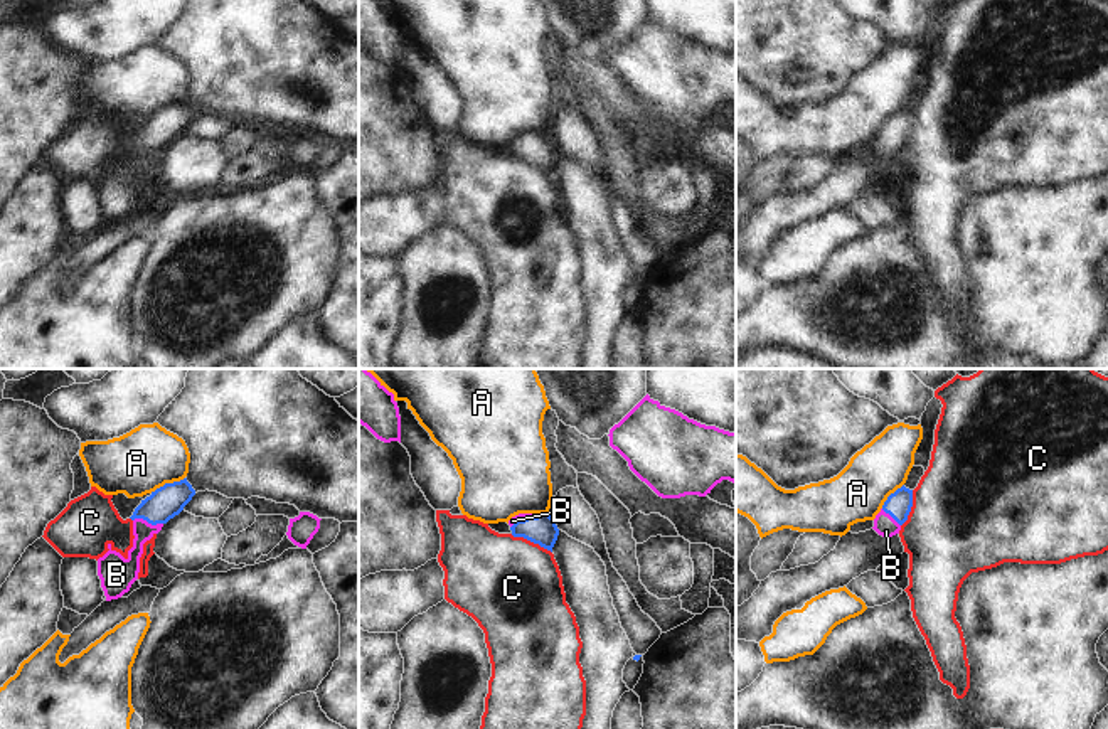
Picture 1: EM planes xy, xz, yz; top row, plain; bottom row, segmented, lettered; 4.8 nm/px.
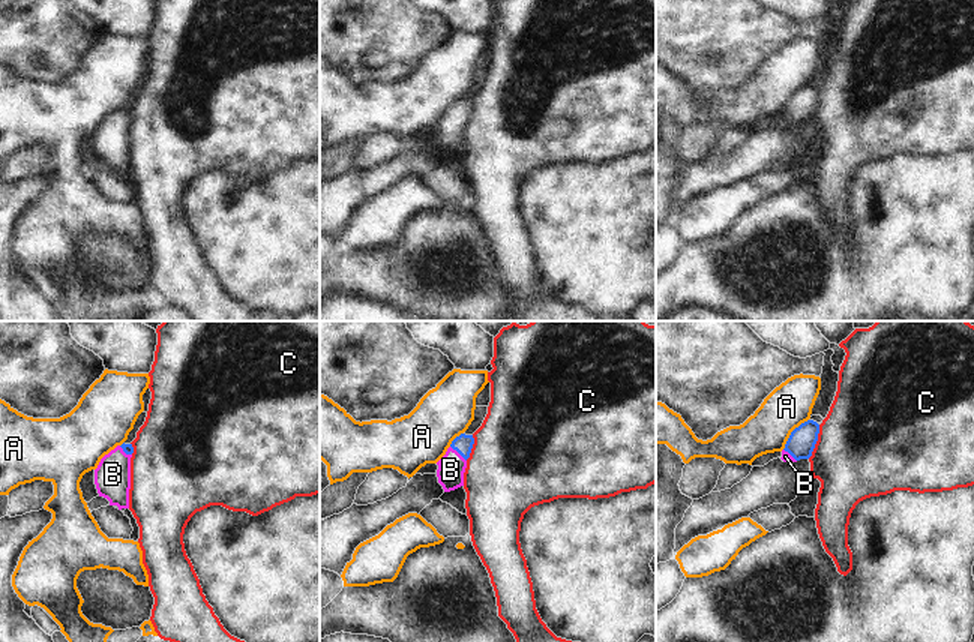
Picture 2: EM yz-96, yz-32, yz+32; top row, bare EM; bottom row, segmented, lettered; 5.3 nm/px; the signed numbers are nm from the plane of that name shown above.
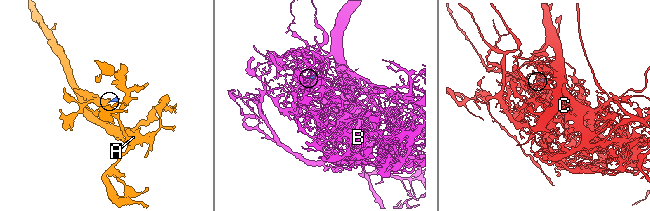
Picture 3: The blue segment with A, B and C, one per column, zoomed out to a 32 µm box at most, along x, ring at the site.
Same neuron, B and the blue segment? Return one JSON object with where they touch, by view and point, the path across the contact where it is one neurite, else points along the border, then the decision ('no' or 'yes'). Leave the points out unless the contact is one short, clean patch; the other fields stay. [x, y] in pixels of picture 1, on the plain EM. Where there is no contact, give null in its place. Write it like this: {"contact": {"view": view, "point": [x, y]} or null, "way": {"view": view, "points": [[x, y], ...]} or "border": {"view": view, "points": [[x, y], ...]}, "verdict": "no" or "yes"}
{"contact": {"view": "xy", "point": [149, 145]}, "way": {"view": "xy", "points": [[169, 123], [149, 145], [127, 192]]}, "verdict": "yes"}

